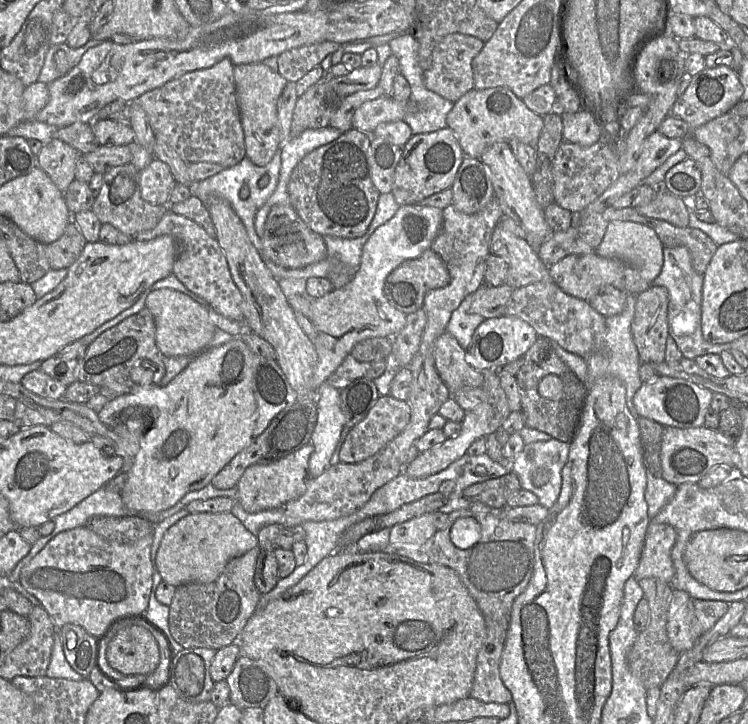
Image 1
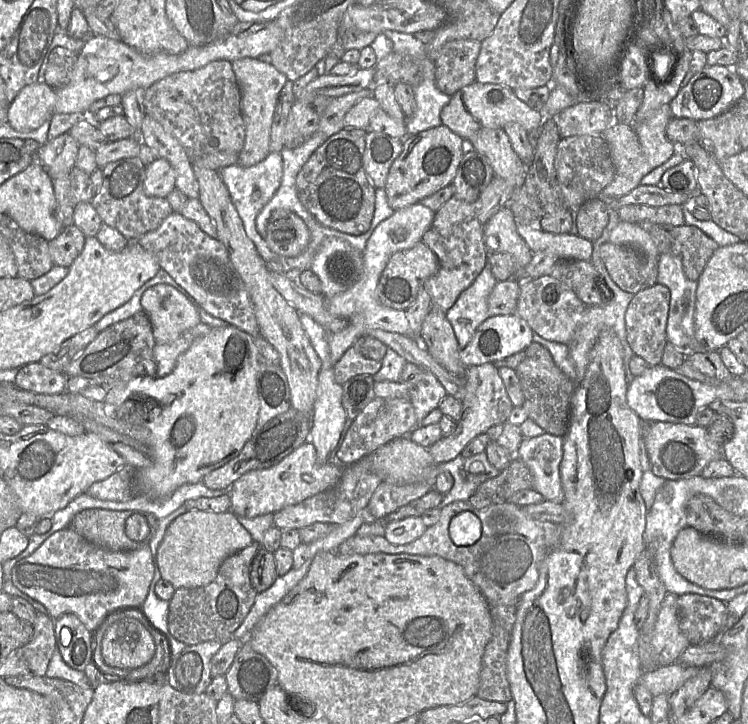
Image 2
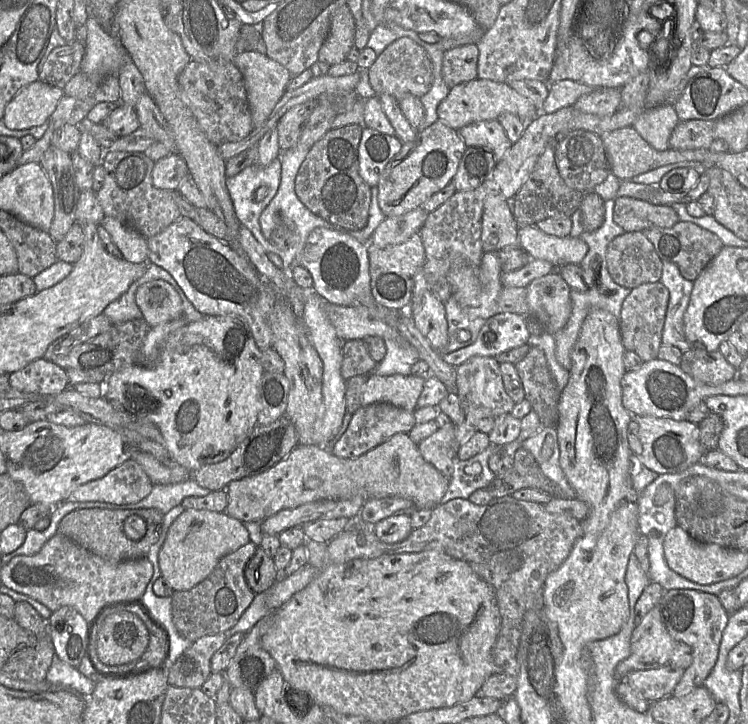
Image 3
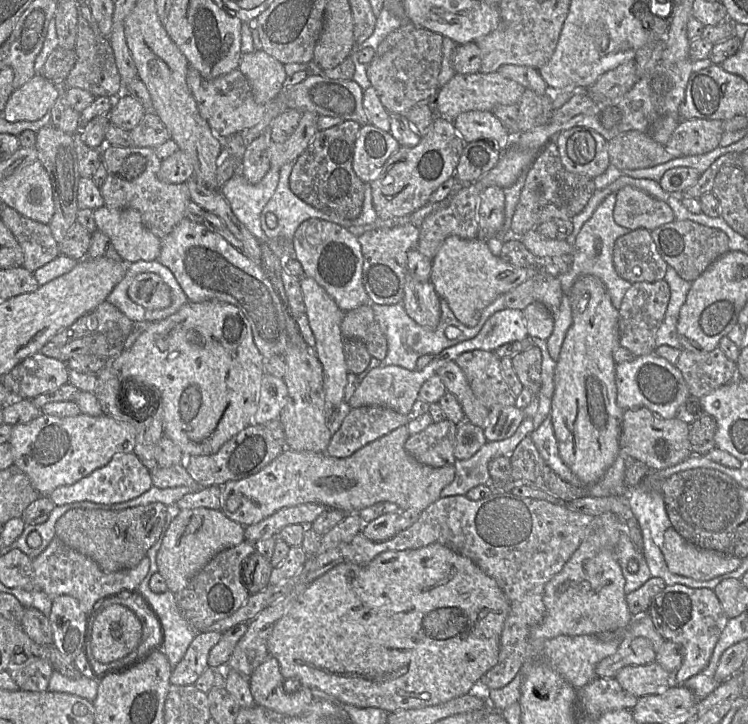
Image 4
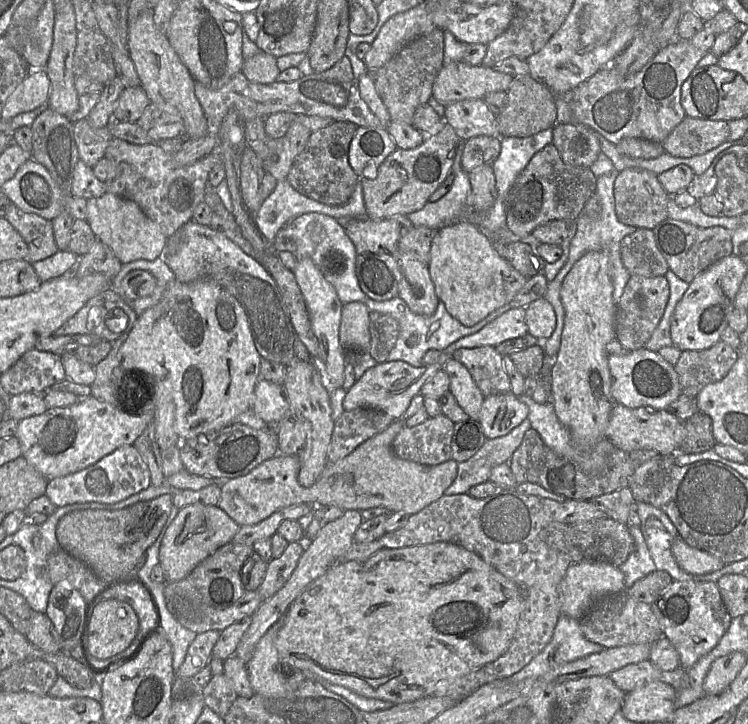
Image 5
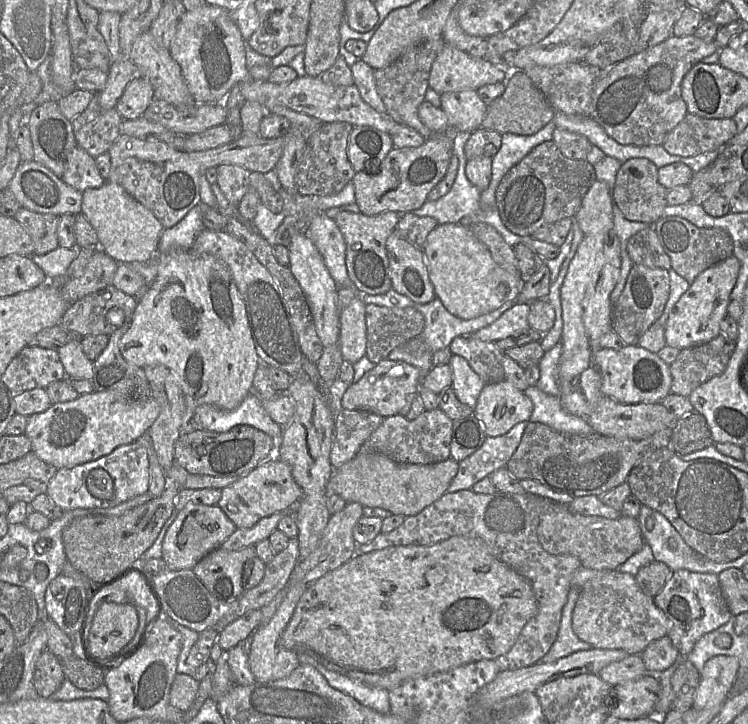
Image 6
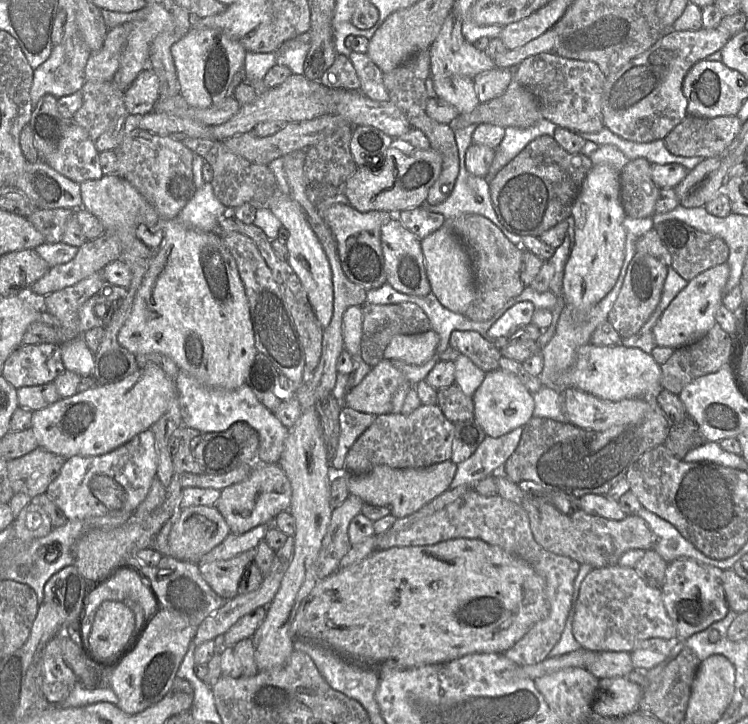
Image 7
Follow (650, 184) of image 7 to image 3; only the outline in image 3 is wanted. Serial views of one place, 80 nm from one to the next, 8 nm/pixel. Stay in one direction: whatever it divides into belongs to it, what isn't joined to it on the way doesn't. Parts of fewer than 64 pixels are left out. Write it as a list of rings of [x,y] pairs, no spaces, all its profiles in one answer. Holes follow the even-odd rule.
[[[628,196],[615,198],[613,220],[626,232],[654,227],[670,228],[680,221],[671,205],[654,205]]]

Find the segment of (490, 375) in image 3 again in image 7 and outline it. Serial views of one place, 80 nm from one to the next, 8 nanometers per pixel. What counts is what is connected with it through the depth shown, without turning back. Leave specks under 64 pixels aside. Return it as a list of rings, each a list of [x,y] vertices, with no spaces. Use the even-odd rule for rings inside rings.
[[[453,331],[449,345],[467,356],[485,373],[499,368],[499,359],[502,357],[500,350],[478,332]]]

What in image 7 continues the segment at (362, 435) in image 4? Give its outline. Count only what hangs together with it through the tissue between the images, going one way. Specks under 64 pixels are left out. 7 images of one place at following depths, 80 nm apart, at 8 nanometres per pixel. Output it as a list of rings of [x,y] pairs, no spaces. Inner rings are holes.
[[[342,407],[339,413],[340,433],[334,457],[330,461],[333,473],[345,471],[345,457],[356,439],[373,423],[376,416]]]

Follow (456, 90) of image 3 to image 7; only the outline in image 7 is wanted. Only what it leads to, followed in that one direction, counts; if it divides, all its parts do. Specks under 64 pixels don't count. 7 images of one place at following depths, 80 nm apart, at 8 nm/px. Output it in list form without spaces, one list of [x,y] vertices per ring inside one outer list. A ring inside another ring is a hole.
[[[451,11],[429,47],[432,79],[454,75],[473,79],[496,67],[484,51],[478,50],[462,35],[461,18]]]

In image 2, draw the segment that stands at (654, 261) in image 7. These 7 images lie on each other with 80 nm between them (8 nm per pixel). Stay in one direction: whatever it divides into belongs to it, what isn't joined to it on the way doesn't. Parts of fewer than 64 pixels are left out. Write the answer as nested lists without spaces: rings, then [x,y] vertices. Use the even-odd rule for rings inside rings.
[[[655,283],[633,295],[625,312],[627,341],[635,355],[642,357],[651,366],[662,364],[662,355],[667,343],[666,327],[670,306],[670,290]]]

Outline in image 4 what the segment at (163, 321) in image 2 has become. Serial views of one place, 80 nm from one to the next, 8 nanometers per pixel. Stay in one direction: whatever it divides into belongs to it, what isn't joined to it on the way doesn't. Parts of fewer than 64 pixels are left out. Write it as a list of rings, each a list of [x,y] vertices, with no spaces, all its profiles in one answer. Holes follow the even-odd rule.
[[[151,272],[140,273],[134,278],[128,296],[148,310],[167,308],[172,303],[171,288],[161,276]]]

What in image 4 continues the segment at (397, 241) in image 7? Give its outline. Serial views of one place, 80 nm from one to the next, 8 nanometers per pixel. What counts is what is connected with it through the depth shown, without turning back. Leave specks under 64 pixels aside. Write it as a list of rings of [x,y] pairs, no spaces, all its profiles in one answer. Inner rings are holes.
[[[406,274],[402,304],[407,314],[419,325],[435,328],[441,317],[441,298],[431,281],[421,282]]]

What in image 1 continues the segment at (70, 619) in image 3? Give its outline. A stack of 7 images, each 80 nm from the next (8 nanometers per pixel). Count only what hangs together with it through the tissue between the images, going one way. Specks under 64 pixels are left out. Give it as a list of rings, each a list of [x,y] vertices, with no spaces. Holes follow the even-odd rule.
[[[68,623],[59,629],[65,658],[85,679],[99,662],[98,641],[79,625]]]

